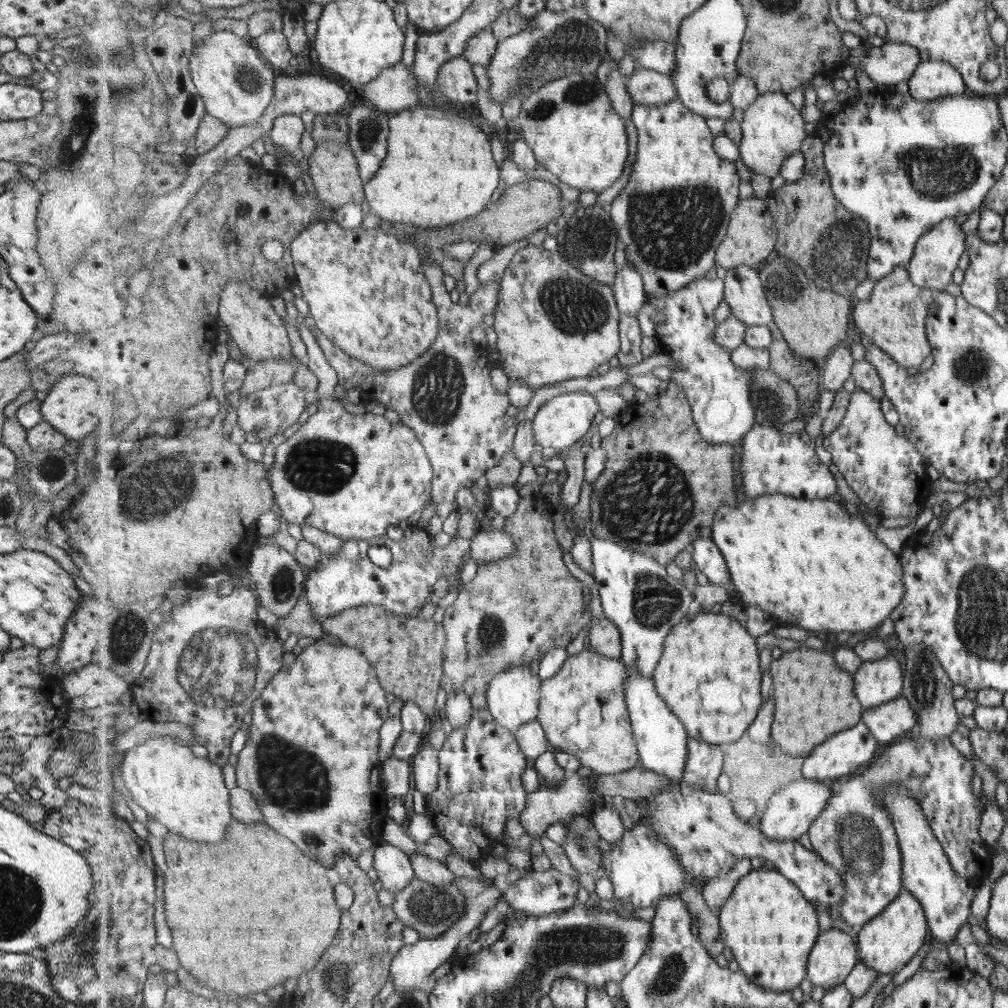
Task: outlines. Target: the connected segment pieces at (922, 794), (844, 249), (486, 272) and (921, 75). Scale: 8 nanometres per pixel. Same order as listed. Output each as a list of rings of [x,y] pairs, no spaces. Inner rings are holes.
[[[948,737],[941,740],[905,738],[887,744],[879,759],[865,773],[841,783],[838,796],[829,800],[827,809],[808,833],[814,851],[845,877],[846,896],[841,901],[841,919],[849,925],[863,926],[885,912],[904,889],[899,837],[881,799],[881,787],[895,782],[909,788],[913,798],[922,804],[955,872],[975,883],[985,878],[993,856],[991,846],[983,843],[977,833],[981,812],[977,812],[975,798],[969,792],[972,777],[969,760],[955,750]]]
[[[807,137],[800,148],[806,158],[805,174],[796,183],[786,182],[777,191],[766,198],[770,211],[774,214],[778,226],[776,252],[796,260],[814,280],[819,288],[833,289],[833,292],[854,299],[855,288],[868,276],[868,258],[870,255],[870,228],[867,221],[844,207],[834,195],[830,172],[823,159],[823,140],[819,137]]]
[[[521,239],[515,240],[515,242],[509,245],[497,248],[497,252],[477,268],[479,283],[489,283],[490,280],[499,280],[502,282],[506,267],[512,261],[516,252],[528,245],[527,239]]]
[[[922,61],[908,80],[909,93],[917,100],[930,101],[961,94],[965,90],[961,73],[943,61]]]

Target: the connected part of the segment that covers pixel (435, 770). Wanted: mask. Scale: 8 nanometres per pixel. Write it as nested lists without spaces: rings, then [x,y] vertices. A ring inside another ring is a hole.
[[[429,743],[424,744],[413,758],[413,787],[425,796],[439,788],[441,772],[439,751]]]

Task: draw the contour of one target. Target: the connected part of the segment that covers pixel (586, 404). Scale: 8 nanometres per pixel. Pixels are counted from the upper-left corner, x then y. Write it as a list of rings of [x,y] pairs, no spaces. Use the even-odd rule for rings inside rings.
[[[574,390],[556,396],[537,412],[533,419],[535,441],[538,447],[554,448],[556,451],[575,446],[593,426],[593,420],[599,414],[599,404],[593,393],[587,390]]]

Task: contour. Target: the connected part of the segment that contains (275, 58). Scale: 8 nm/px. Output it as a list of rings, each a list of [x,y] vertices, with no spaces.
[[[263,33],[255,39],[255,46],[263,54],[263,59],[283,71],[289,71],[289,60],[294,57],[294,52],[290,49],[289,39],[282,33]]]

